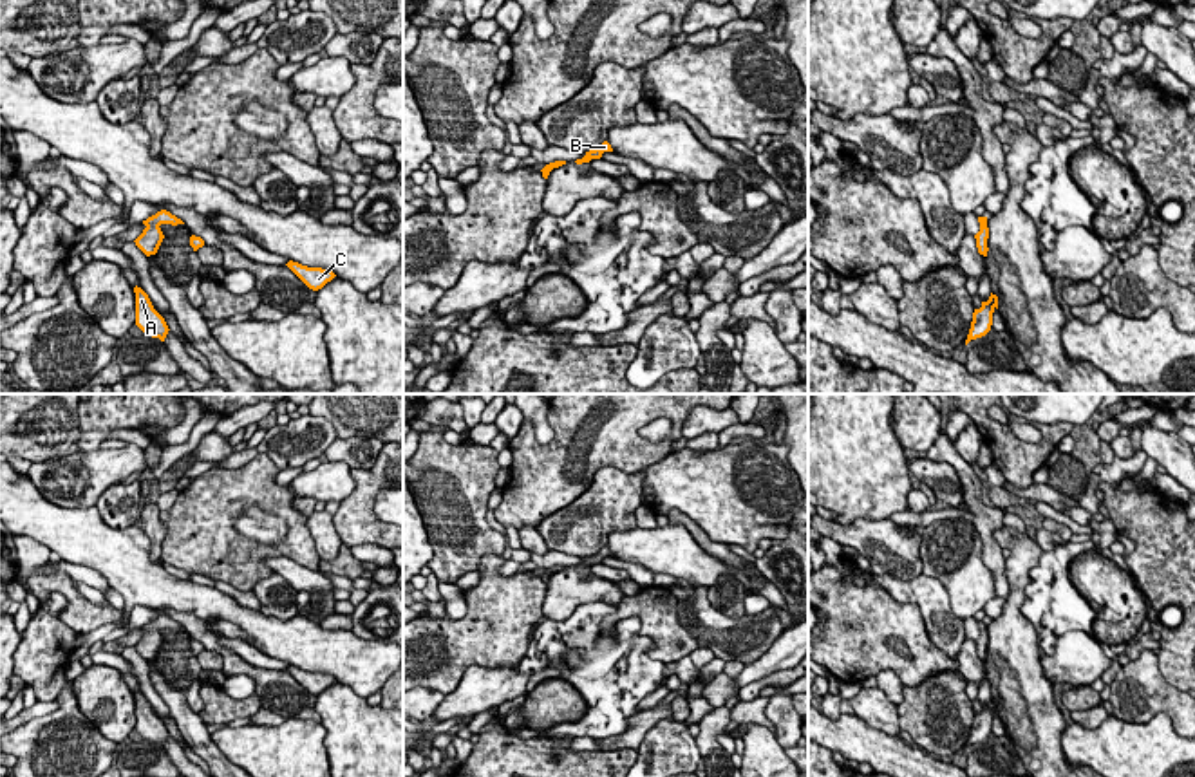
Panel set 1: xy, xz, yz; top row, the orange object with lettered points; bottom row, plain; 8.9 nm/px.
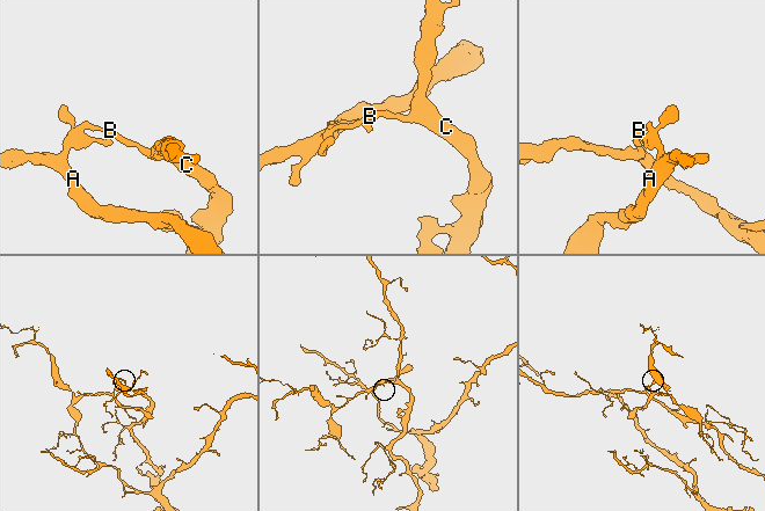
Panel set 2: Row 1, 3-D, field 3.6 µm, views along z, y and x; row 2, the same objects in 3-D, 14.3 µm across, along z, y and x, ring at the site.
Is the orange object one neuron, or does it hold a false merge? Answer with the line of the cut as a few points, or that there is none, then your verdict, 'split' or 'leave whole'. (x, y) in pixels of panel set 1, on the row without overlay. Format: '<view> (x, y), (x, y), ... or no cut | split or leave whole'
xy (158, 629), (147, 631) | split

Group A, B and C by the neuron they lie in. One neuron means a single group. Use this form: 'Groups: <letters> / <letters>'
Groups: A / B C

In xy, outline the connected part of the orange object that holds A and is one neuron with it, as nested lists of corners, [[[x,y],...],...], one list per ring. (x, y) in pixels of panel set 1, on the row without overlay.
[[[134,692],[136,697],[136,730],[148,741],[165,746],[168,730],[165,723],[154,714],[148,699],[141,692]]]

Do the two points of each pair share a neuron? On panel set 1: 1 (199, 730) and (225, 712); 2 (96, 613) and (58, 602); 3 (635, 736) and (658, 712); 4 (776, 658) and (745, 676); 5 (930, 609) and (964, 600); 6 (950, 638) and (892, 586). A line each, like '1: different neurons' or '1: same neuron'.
1: different neurons
2: different neurons
3: same neuron
4: same neuron
5: different neurons
6: same neuron

